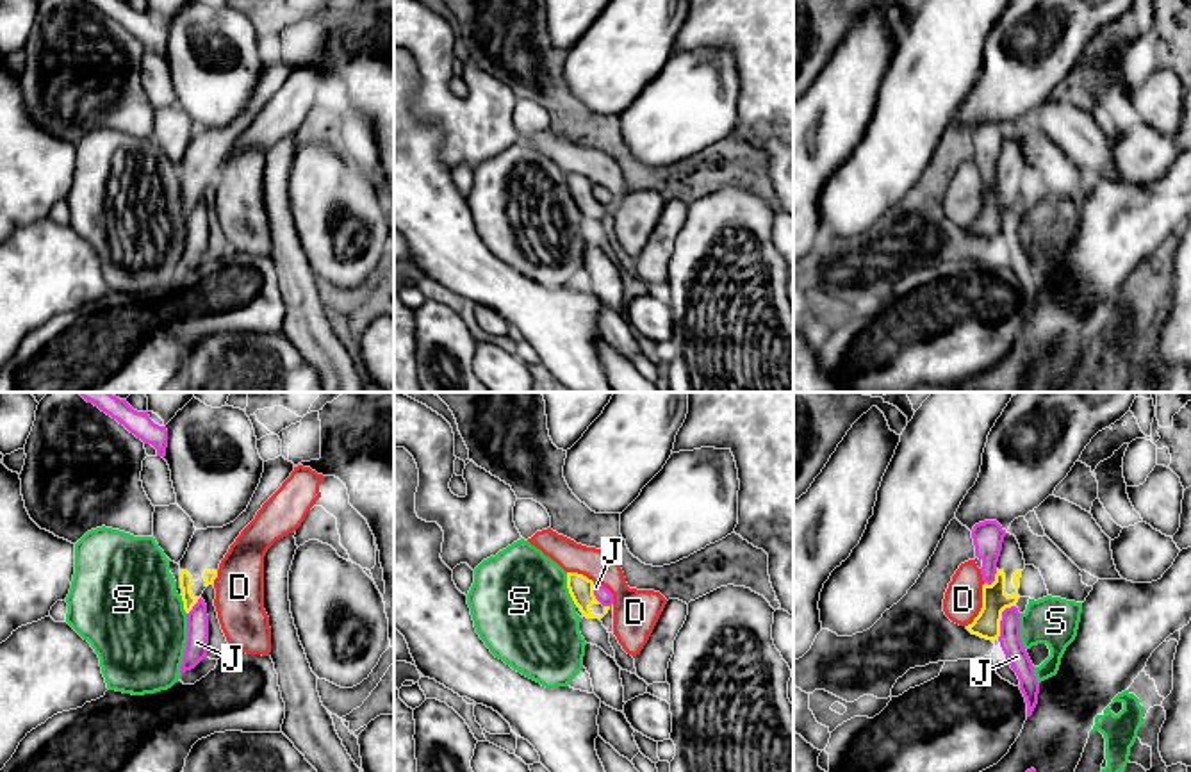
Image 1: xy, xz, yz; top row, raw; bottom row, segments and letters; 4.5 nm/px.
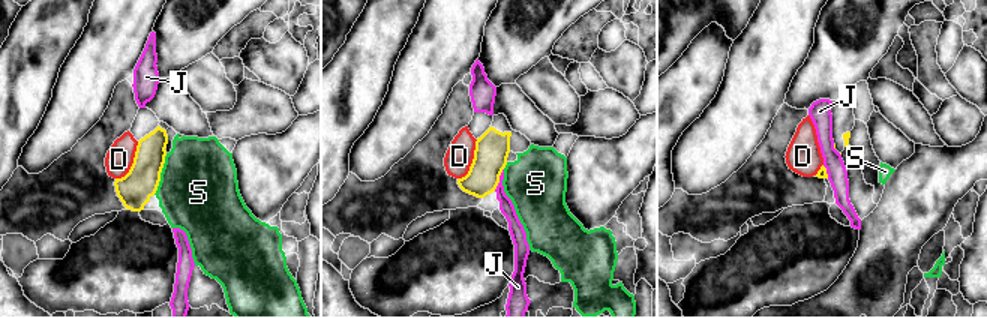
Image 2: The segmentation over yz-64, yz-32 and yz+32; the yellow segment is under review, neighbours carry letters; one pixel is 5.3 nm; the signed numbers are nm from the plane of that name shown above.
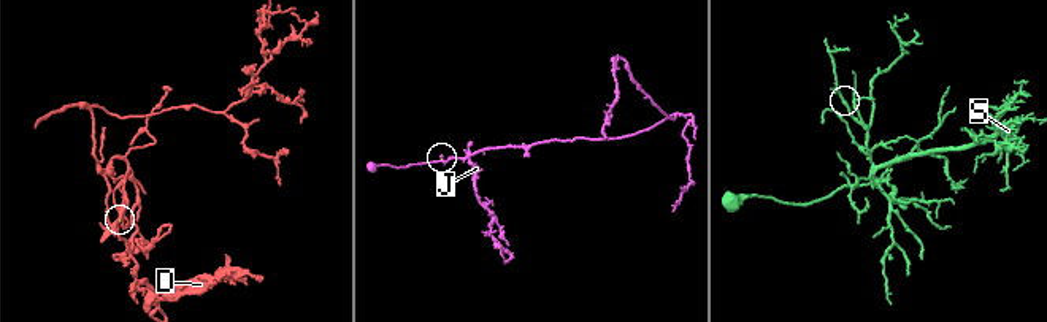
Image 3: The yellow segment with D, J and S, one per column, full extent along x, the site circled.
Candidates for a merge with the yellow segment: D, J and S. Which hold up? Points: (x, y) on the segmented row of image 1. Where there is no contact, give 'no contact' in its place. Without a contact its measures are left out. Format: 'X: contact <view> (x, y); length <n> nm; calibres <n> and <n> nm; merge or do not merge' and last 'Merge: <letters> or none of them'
D: contact yz (983, 605); length 220 nm; calibres 120 and 180 nm; do not merge
J: contact yz (1001, 619); length 170 nm; calibres 120 and 100 nm; do not merge
S: contact xz (567, 587); length 160 nm; calibres 110 and 460 nm; do not merge
Merge: none of them

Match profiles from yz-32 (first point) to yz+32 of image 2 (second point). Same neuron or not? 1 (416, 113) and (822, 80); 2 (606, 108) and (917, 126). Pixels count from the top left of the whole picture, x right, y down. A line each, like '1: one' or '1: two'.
1: two
2: two

